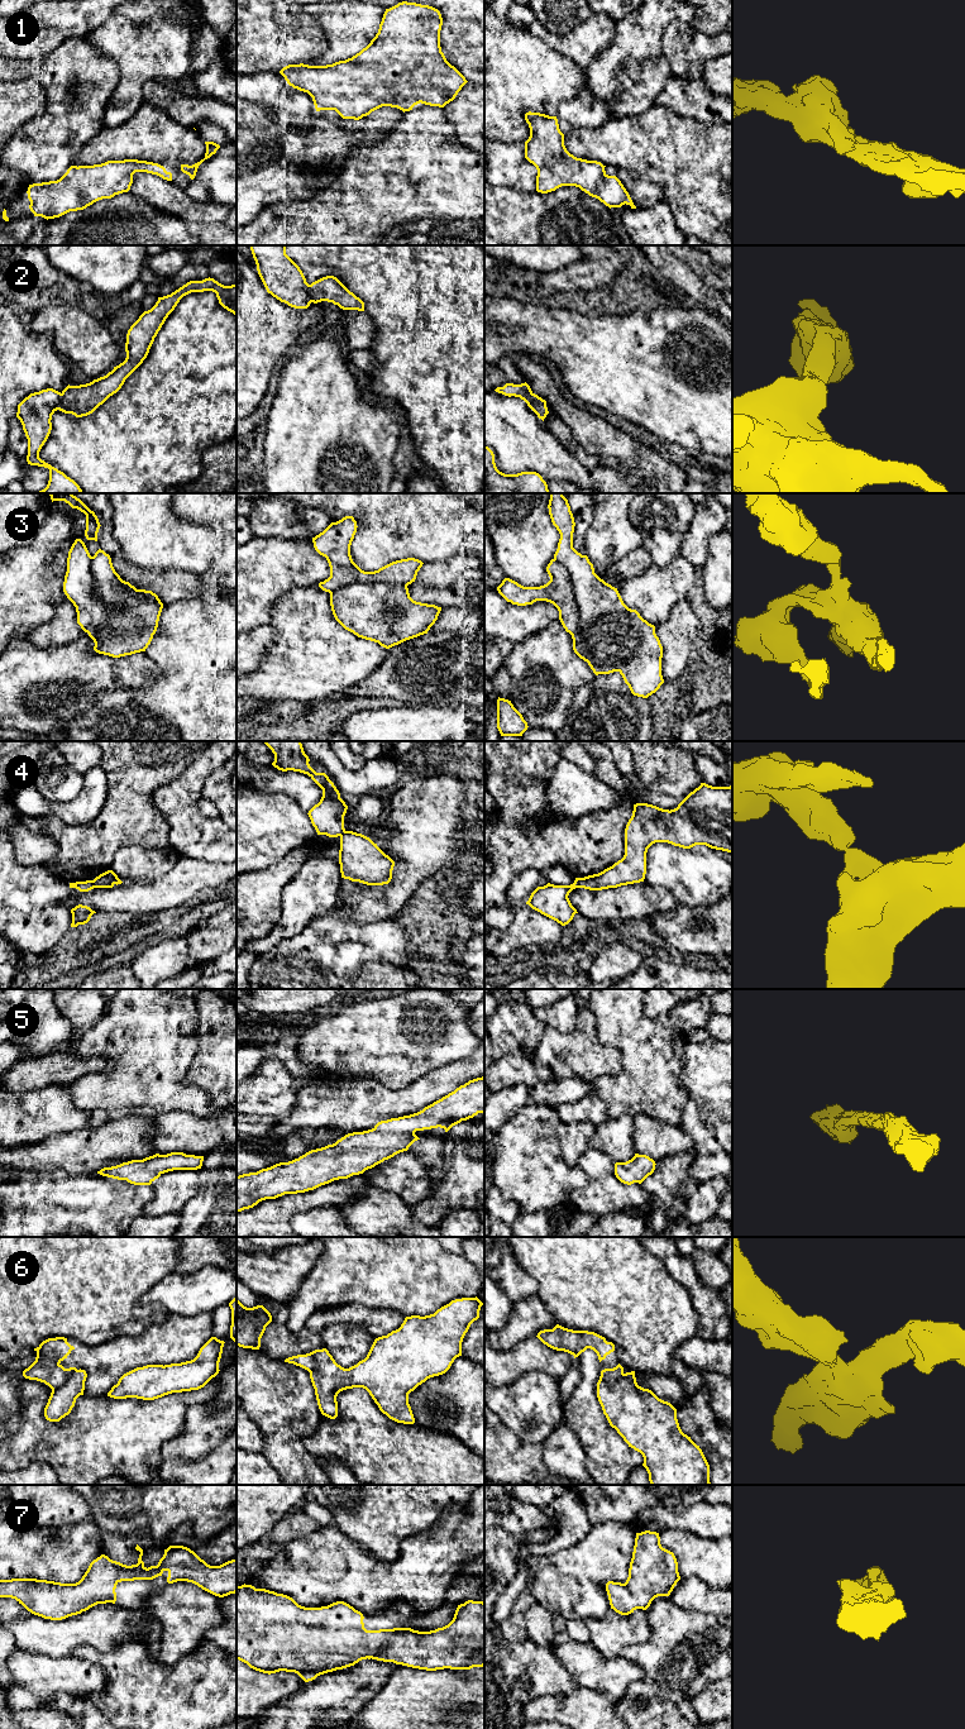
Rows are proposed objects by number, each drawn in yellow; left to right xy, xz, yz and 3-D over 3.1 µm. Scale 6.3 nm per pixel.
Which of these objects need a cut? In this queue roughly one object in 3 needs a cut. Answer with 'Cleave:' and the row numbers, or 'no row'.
Cleave: 3, 4, 6

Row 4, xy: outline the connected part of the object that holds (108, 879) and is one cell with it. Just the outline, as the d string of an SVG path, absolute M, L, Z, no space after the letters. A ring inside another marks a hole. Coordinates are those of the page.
M108 870L92 880L95 888L113 888L115 884L121 884L123 882L113 870Z

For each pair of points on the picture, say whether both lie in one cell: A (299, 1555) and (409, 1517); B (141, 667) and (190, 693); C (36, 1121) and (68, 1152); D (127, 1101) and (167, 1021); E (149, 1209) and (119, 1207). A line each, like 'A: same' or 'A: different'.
A: different
B: different
C: different
D: same
E: different

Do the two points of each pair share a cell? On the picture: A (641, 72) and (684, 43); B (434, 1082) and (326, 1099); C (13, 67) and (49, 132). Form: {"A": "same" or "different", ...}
{"A": "different", "B": "same", "C": "same"}

